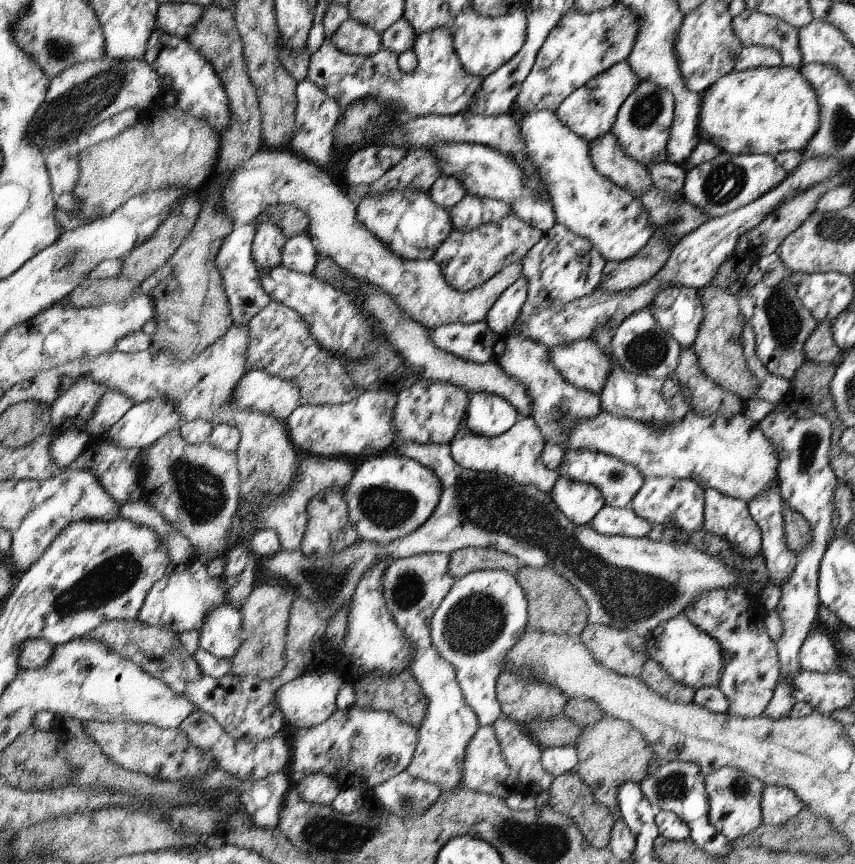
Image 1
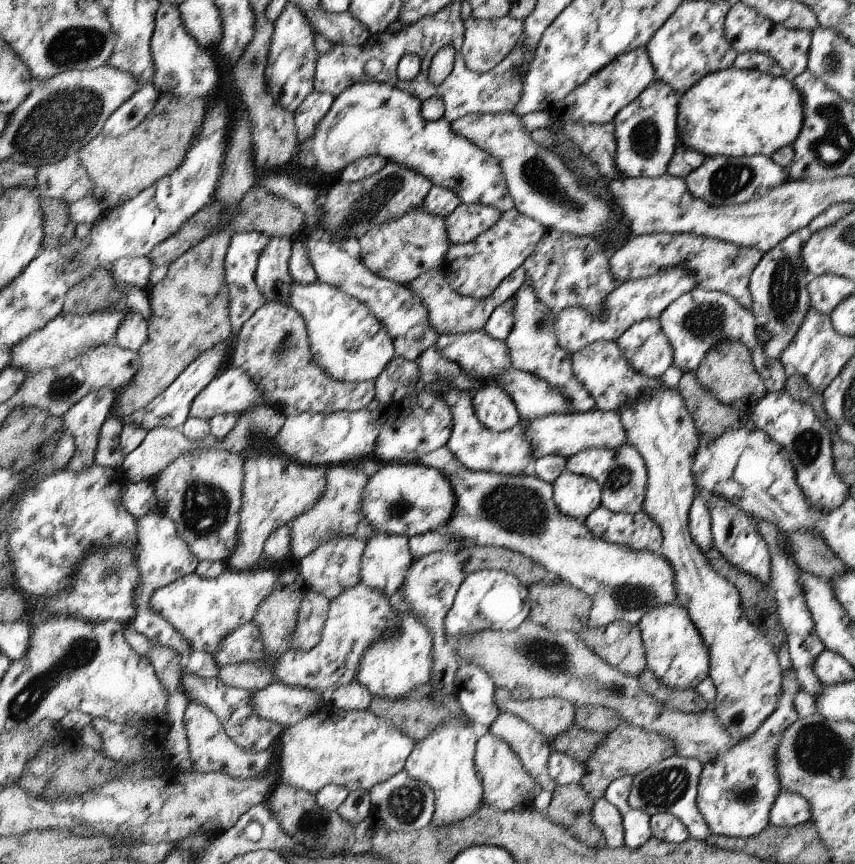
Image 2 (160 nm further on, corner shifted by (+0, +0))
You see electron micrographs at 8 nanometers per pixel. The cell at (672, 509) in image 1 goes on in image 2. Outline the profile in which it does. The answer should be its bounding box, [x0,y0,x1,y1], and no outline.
[688,494,713,555]

